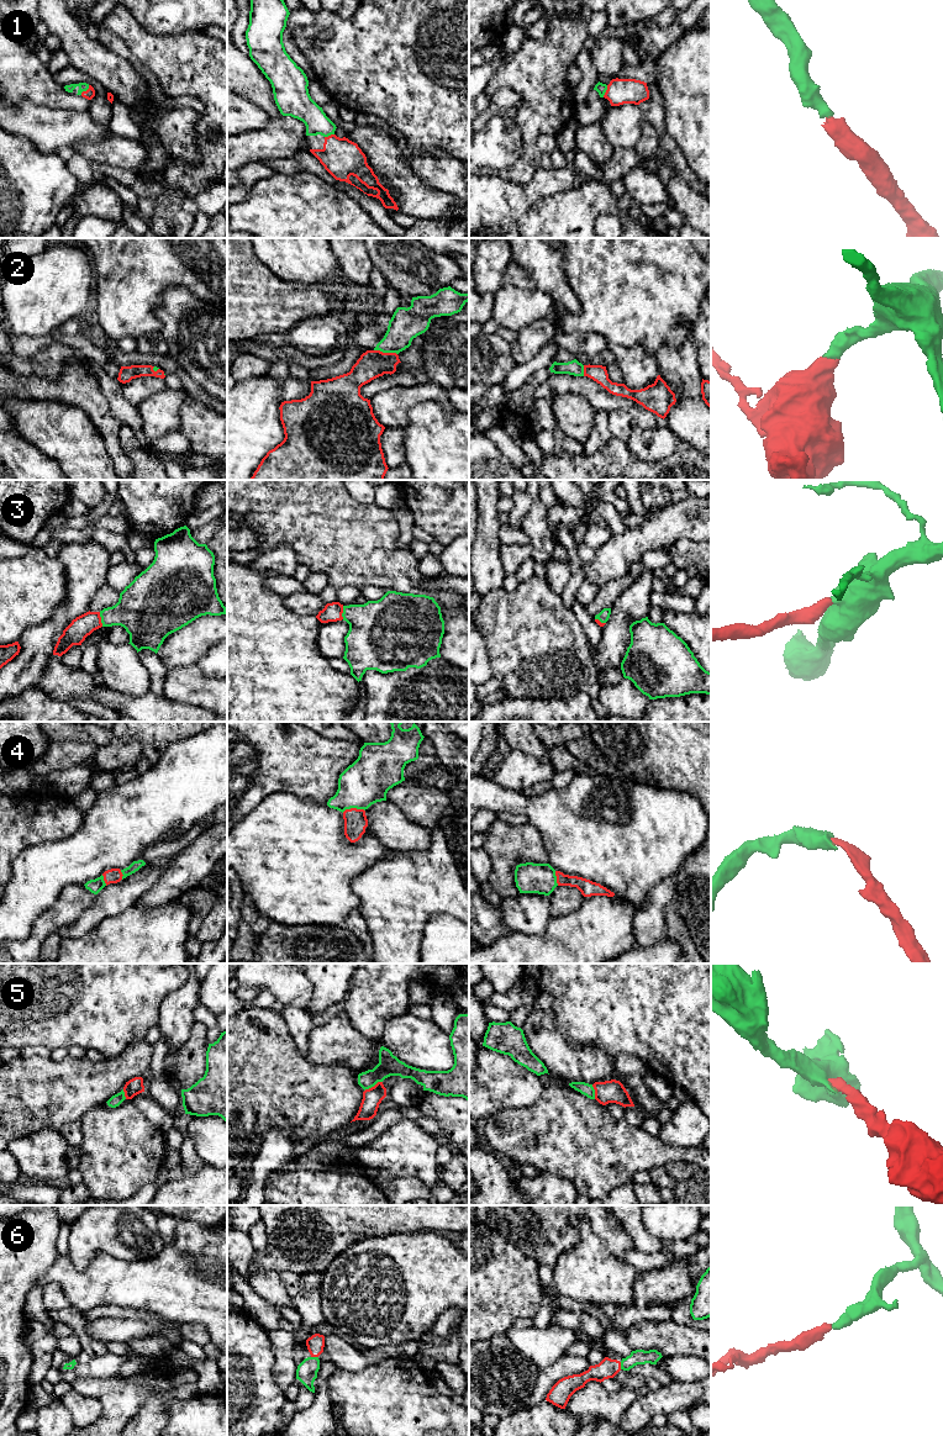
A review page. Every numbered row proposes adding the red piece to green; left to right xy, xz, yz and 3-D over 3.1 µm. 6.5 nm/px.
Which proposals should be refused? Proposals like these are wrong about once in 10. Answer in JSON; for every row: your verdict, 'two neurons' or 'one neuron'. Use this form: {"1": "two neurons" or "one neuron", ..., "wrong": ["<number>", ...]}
{"1": "one neuron", "2": "one neuron", "3": "one neuron", "4": "one neuron", "5": "one neuron", "6": "one neuron", "wrong": []}

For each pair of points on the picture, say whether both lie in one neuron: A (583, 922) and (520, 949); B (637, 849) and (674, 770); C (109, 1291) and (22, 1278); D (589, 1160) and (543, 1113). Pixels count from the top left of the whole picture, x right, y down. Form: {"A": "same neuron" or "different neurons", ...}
{"A": "same neuron", "B": "different neurons", "C": "different neurons", "D": "same neuron"}

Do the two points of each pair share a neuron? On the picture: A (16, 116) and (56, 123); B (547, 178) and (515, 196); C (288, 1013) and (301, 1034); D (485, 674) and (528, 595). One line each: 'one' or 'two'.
A: one
B: one
C: one
D: two

